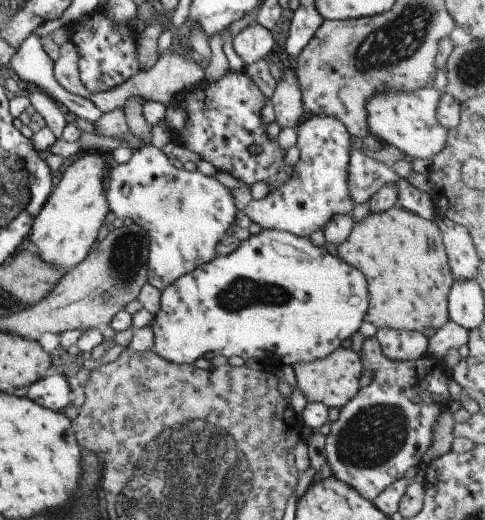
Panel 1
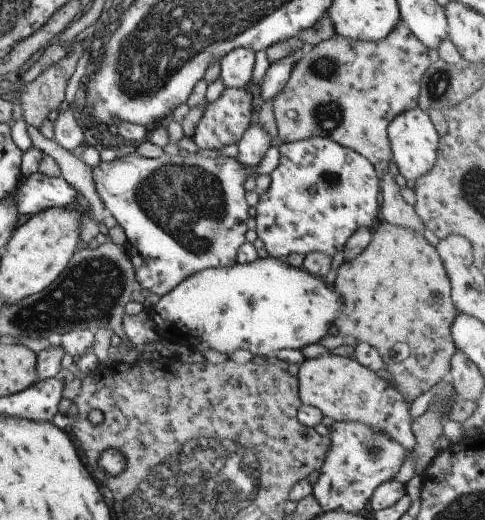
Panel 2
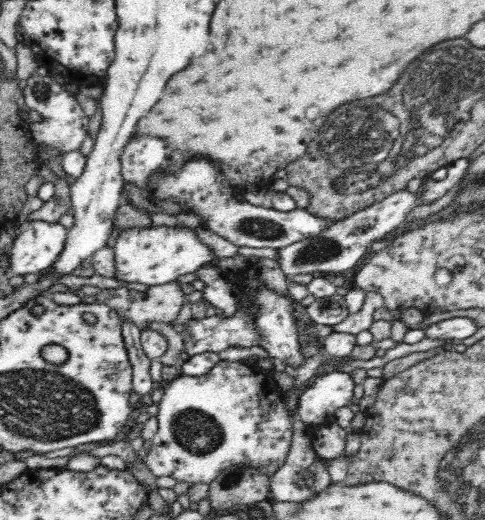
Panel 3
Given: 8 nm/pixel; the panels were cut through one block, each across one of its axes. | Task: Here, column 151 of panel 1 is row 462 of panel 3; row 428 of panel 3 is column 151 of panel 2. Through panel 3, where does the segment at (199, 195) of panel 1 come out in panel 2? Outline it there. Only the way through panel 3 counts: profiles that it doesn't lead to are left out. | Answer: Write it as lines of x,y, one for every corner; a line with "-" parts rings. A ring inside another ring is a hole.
133,152
127,154
127,156
119,156
111,160
111,162
99,162
95,168
92,168
92,180
93,185
99,200
102,201
104,210
107,210
108,215
112,216
117,225
123,229
123,234
126,239
125,252
129,261
132,263
134,269
134,276
140,290
144,293
153,293
157,297
167,295
167,292
173,290
179,282
187,279
189,276
194,275
195,272
203,271
207,268
220,268
231,267
231,264
236,263
236,255
238,247
244,244
244,235
246,232
245,221
248,218
247,209
248,206
245,202
244,195
244,181
246,180
246,172
240,165
240,162
236,158
206,158
203,155
197,153
188,153
187,156
170,156
163,154
159,158
145,158
145,156
139,156

